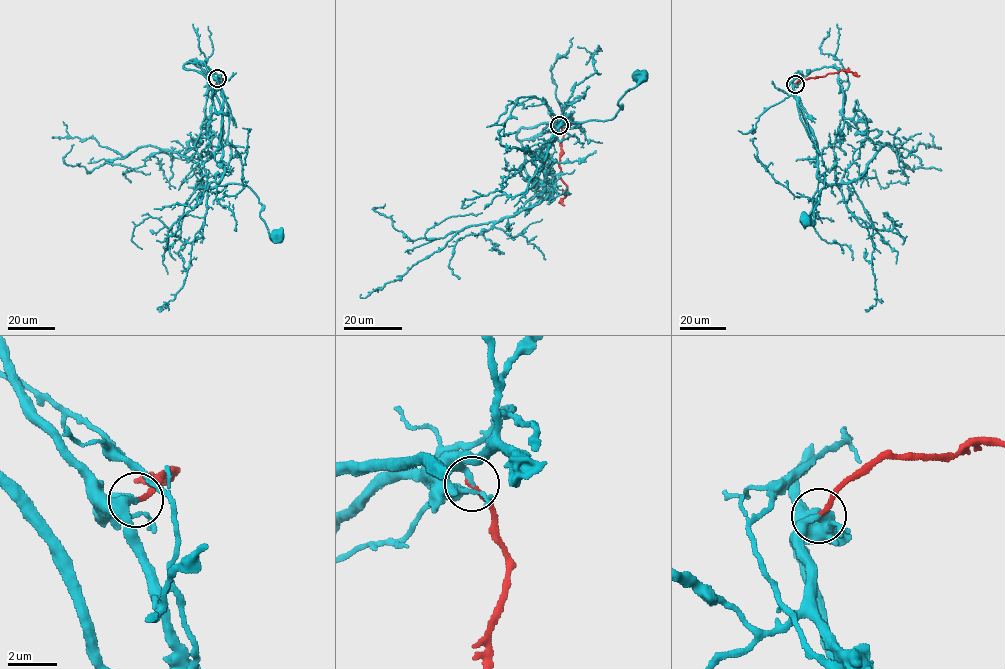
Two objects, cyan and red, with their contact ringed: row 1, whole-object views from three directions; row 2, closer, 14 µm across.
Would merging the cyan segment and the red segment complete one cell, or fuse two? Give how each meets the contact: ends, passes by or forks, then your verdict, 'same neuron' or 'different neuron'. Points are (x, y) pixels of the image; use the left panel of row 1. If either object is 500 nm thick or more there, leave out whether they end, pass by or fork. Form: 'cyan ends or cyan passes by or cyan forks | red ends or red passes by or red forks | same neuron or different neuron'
cyan ends | red ends | same neuron

